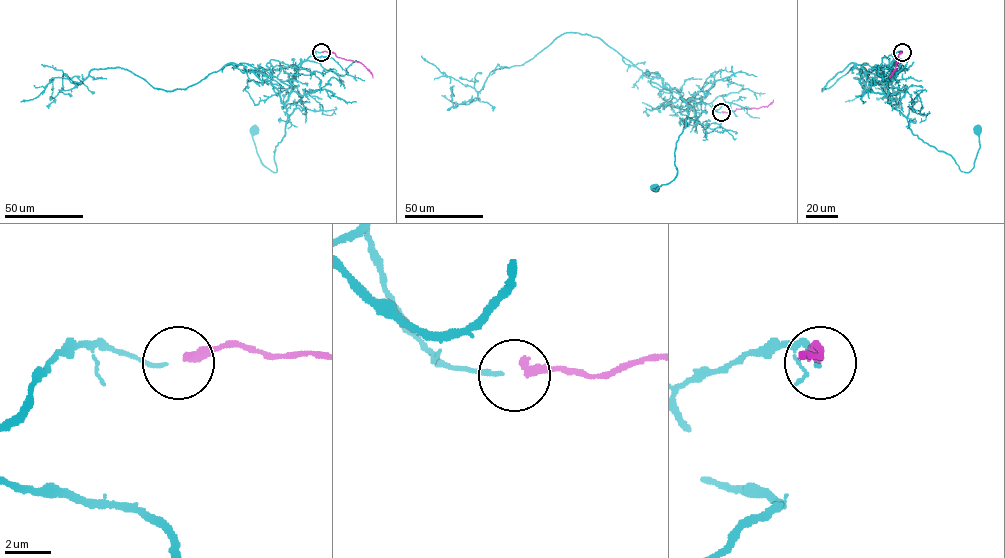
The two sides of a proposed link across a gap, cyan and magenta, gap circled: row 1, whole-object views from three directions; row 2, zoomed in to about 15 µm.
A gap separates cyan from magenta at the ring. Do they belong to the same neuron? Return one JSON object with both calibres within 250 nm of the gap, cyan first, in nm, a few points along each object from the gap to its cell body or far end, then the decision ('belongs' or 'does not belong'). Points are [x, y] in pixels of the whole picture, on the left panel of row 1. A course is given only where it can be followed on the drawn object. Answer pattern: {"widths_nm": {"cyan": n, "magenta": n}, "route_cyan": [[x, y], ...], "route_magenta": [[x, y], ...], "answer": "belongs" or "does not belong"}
{"widths_nm": {"cyan": 190, "magenta": 340}, "route_cyan": [[320, 52], [312, 53], [292, 81], [284, 105], [285, 134], [274, 151], [276, 172], [262, 162], [254, 130]], "route_magenta": [[322, 52], [333, 52], [338, 57], [360, 62], [373, 78]], "answer": "belongs"}

